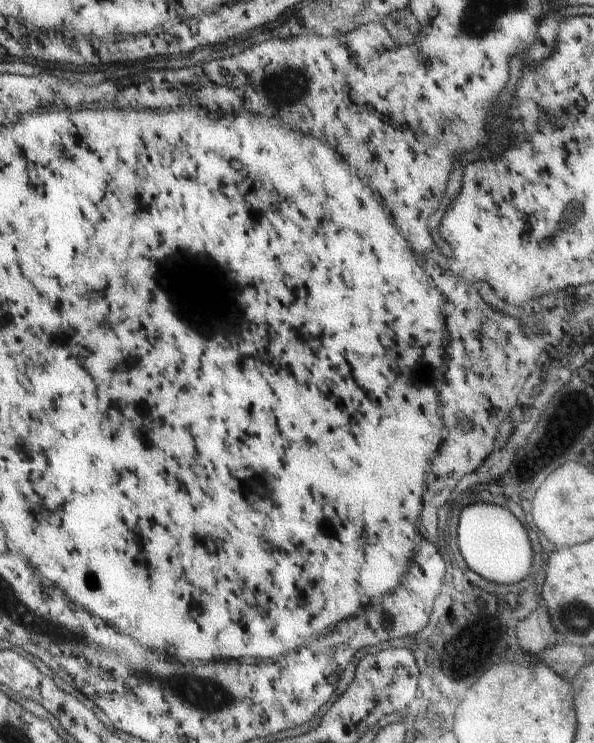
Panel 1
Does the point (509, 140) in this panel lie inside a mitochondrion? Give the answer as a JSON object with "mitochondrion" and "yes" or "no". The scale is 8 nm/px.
{"mitochondrion":"no"}

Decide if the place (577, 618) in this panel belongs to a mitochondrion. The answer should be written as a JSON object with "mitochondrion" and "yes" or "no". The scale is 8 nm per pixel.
{"mitochondrion":"yes"}

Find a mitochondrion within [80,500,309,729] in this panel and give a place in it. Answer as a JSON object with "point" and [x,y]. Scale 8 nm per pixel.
{"point":[172,683]}

